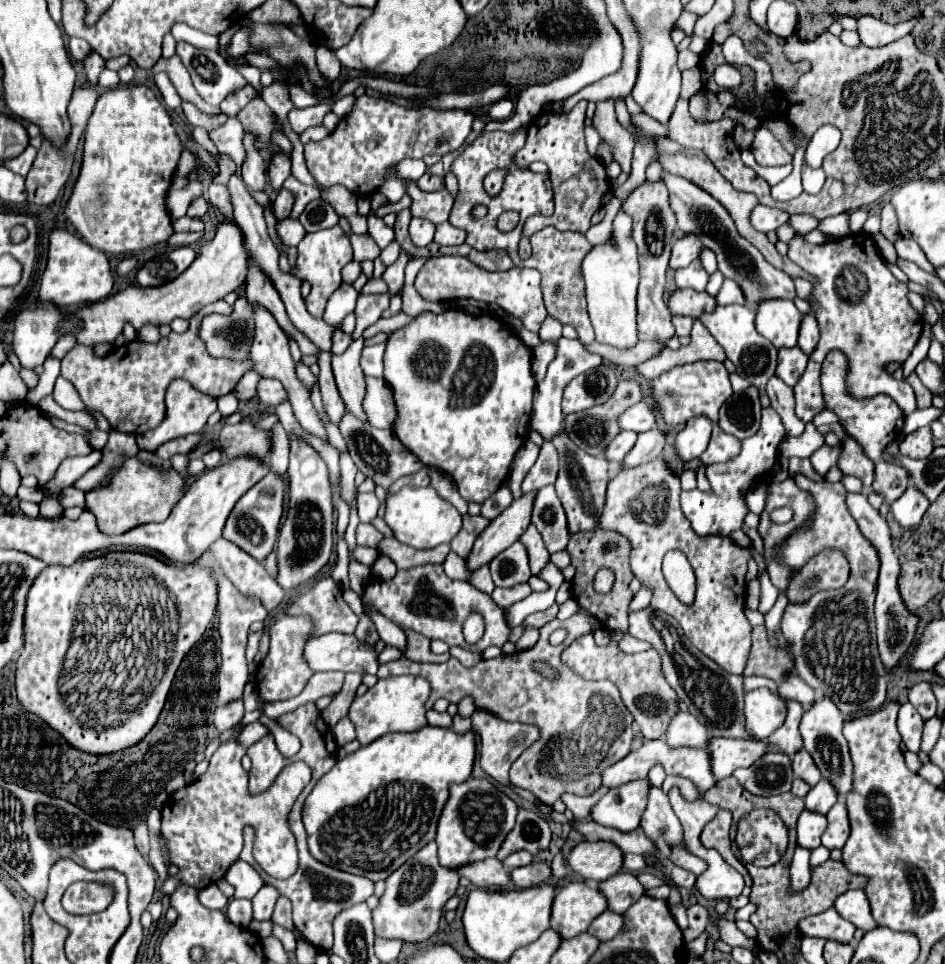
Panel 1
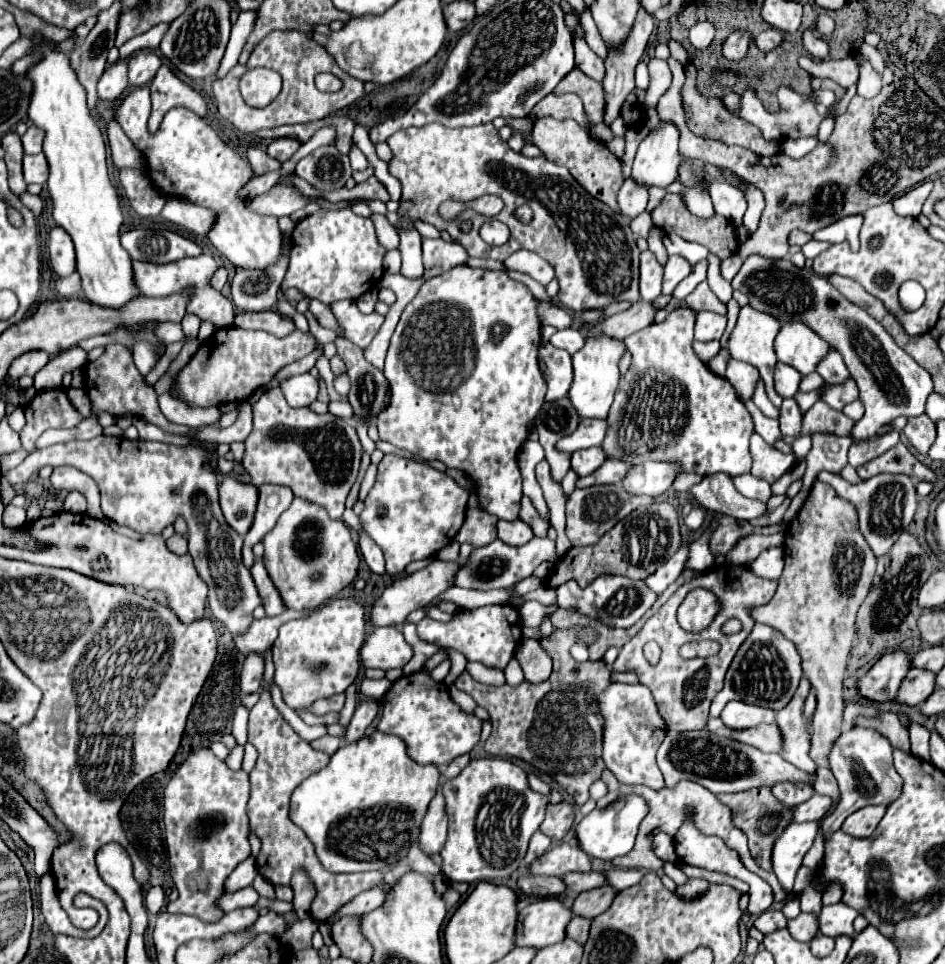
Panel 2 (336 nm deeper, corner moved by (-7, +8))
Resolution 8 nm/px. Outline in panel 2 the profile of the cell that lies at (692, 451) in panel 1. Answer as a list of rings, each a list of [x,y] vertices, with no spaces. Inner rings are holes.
[[[641,463],[629,469],[623,479],[623,487],[631,495],[649,495],[657,497],[669,491],[679,469],[675,463]]]

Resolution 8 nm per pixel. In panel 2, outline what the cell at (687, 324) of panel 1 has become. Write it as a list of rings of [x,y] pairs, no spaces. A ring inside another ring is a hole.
[[[699,311],[695,321],[695,339],[697,341],[713,341],[721,339],[727,325],[725,315],[717,315],[711,311]]]

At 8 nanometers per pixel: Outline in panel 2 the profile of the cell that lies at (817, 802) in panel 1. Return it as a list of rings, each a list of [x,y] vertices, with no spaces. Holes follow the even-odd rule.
[[[813,795],[809,801],[805,801],[803,805],[797,805],[793,809],[793,821],[795,823],[807,823],[807,821],[819,821],[827,809],[831,807],[831,799],[825,795]]]

